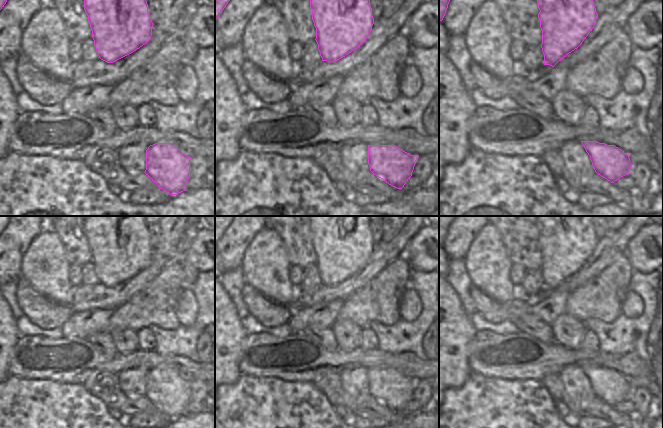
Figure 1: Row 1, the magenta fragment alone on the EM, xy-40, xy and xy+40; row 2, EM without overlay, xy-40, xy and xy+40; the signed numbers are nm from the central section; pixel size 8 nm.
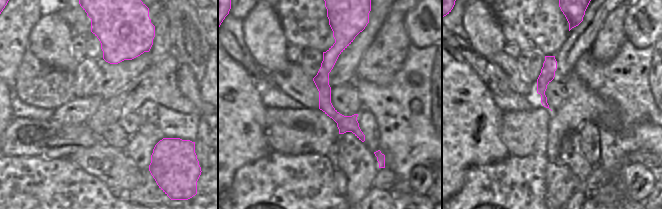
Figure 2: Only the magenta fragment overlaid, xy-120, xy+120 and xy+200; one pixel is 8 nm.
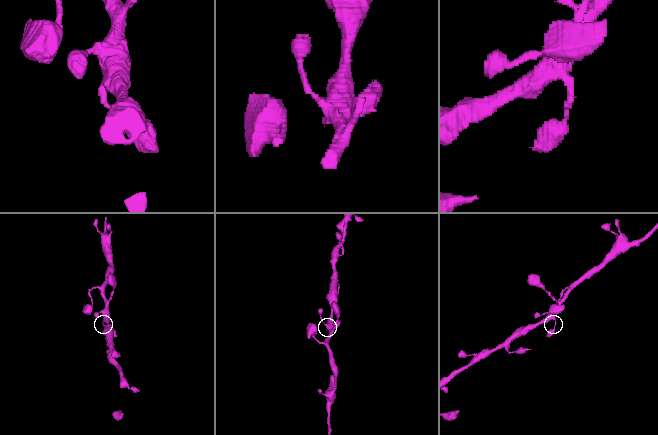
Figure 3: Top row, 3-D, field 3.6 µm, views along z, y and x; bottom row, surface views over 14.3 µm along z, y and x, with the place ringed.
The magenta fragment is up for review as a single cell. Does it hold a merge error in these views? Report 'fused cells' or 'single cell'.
single cell

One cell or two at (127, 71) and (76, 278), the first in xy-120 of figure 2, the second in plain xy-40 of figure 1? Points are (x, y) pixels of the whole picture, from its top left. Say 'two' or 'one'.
two

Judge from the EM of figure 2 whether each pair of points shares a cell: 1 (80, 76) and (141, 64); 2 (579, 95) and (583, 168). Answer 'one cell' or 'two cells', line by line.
1: one cell
2: two cells

